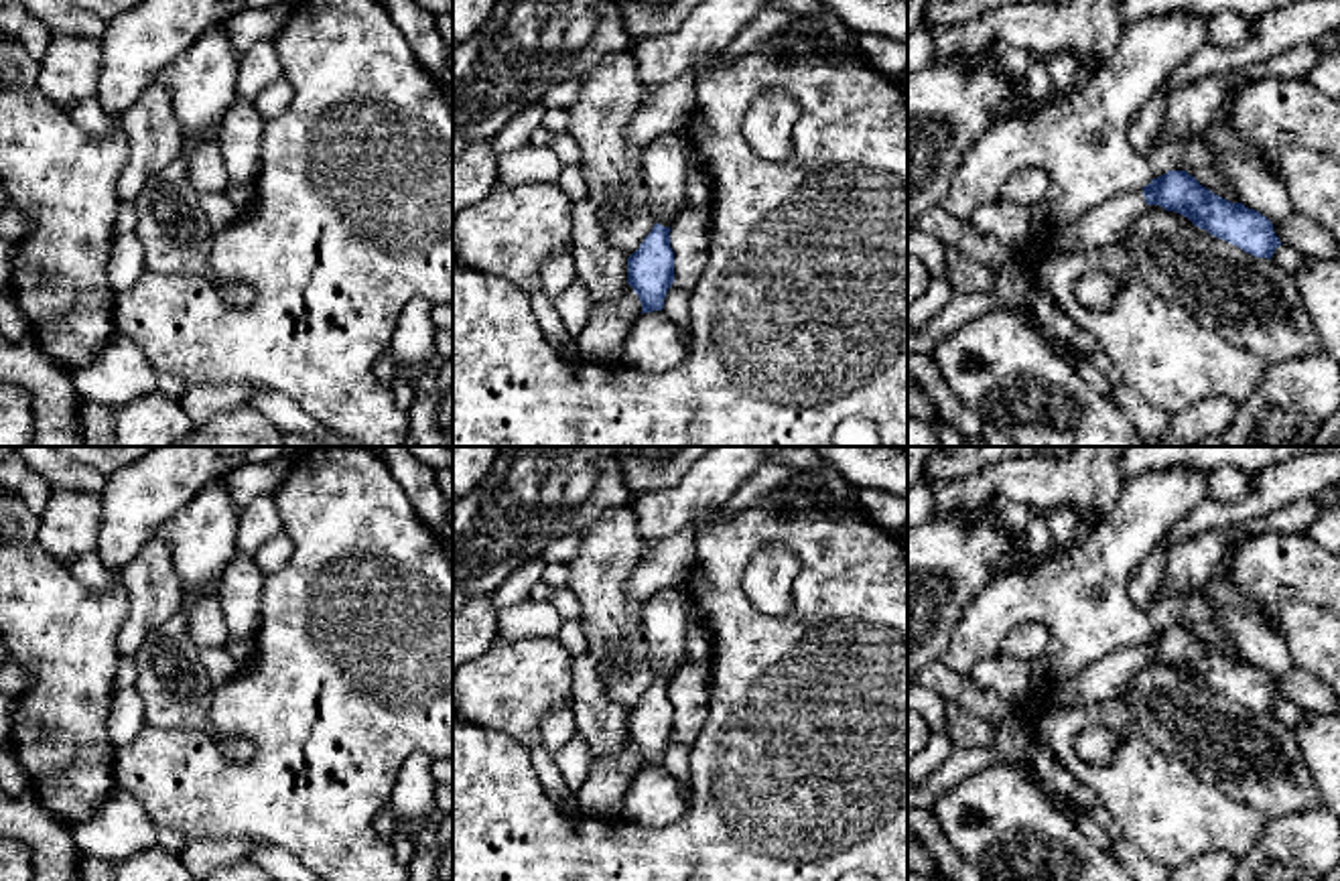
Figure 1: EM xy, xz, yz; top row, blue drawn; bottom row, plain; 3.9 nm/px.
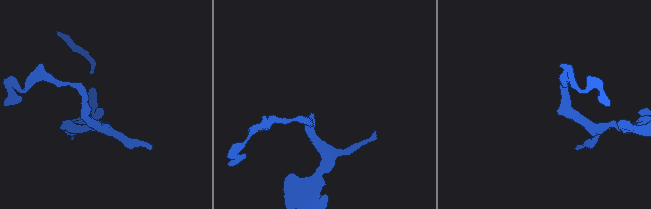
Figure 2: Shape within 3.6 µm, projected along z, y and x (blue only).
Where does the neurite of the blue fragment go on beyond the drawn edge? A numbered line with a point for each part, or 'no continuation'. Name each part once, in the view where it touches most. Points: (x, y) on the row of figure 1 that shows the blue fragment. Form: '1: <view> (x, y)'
1: yz (1105, 224)

